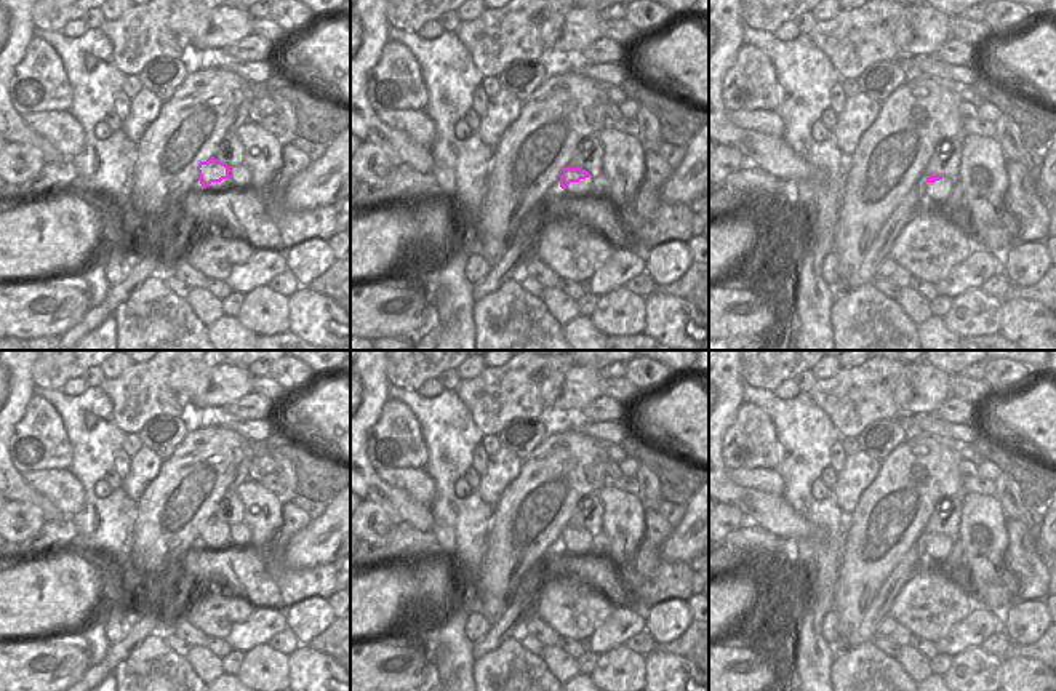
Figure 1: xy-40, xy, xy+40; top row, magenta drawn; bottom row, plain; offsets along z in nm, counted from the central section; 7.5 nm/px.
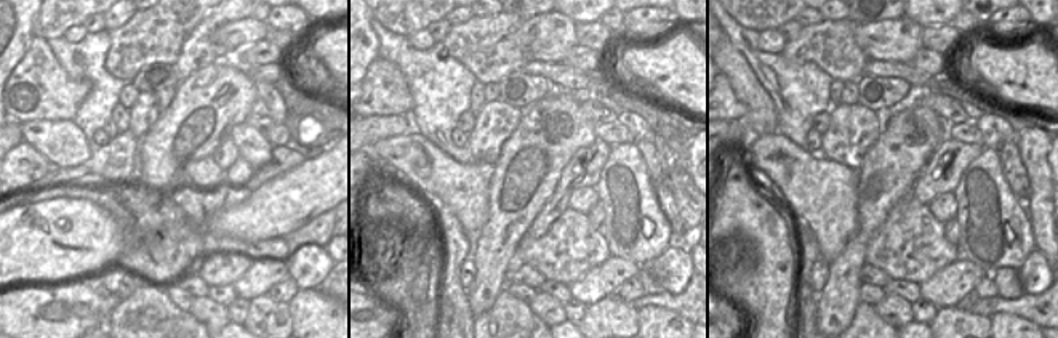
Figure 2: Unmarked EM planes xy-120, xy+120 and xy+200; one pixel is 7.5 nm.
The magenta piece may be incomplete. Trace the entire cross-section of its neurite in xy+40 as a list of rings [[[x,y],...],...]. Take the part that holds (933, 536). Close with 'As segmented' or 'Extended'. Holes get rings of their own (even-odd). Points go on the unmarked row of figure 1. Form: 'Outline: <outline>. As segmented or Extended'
Outline: [[[920,533],[920,553],[926,563],[946,565],[947,555],[952,552],[954,537],[942,534],[923,534]]]. Extended

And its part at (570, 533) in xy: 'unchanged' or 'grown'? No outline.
grown

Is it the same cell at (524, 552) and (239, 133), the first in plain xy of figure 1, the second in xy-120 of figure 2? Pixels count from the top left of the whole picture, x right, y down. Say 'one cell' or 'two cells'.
two cells

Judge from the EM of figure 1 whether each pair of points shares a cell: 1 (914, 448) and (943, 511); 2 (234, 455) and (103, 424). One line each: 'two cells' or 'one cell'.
1: two cells
2: two cells

